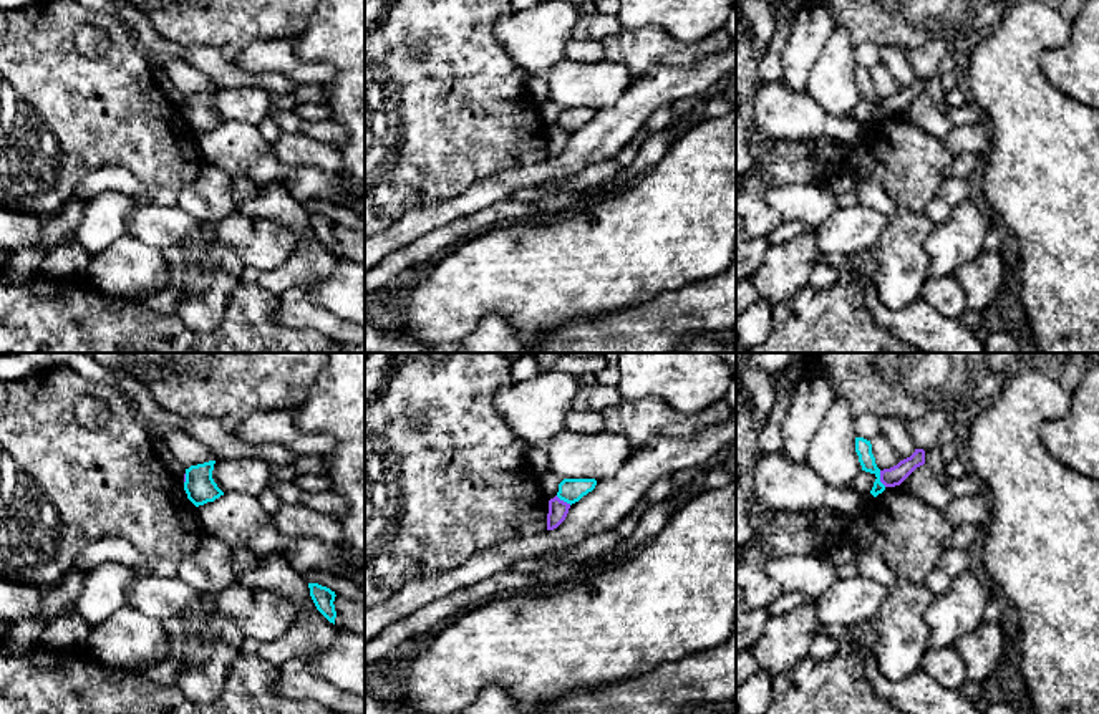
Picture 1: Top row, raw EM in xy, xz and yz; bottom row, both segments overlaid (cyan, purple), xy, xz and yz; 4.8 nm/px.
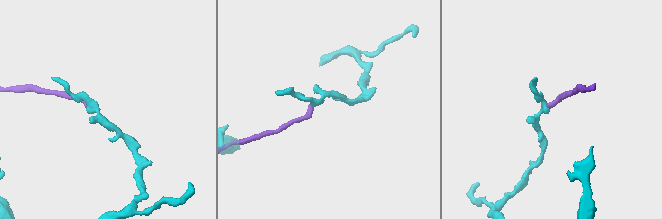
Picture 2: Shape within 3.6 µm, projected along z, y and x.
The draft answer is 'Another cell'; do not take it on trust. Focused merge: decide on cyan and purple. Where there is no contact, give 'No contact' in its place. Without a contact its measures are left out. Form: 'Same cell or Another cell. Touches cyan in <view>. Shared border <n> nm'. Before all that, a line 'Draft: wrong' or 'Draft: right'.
Draft: right
Another cell. Touches cyan in yz. Shared border 90 nm

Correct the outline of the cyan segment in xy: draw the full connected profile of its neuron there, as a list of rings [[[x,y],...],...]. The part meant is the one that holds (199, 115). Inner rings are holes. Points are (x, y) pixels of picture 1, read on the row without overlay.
[[[209,89],[186,98],[184,119],[187,123],[187,128],[196,136],[214,131],[215,128],[224,124],[224,121],[212,108],[214,93],[215,89]]]

